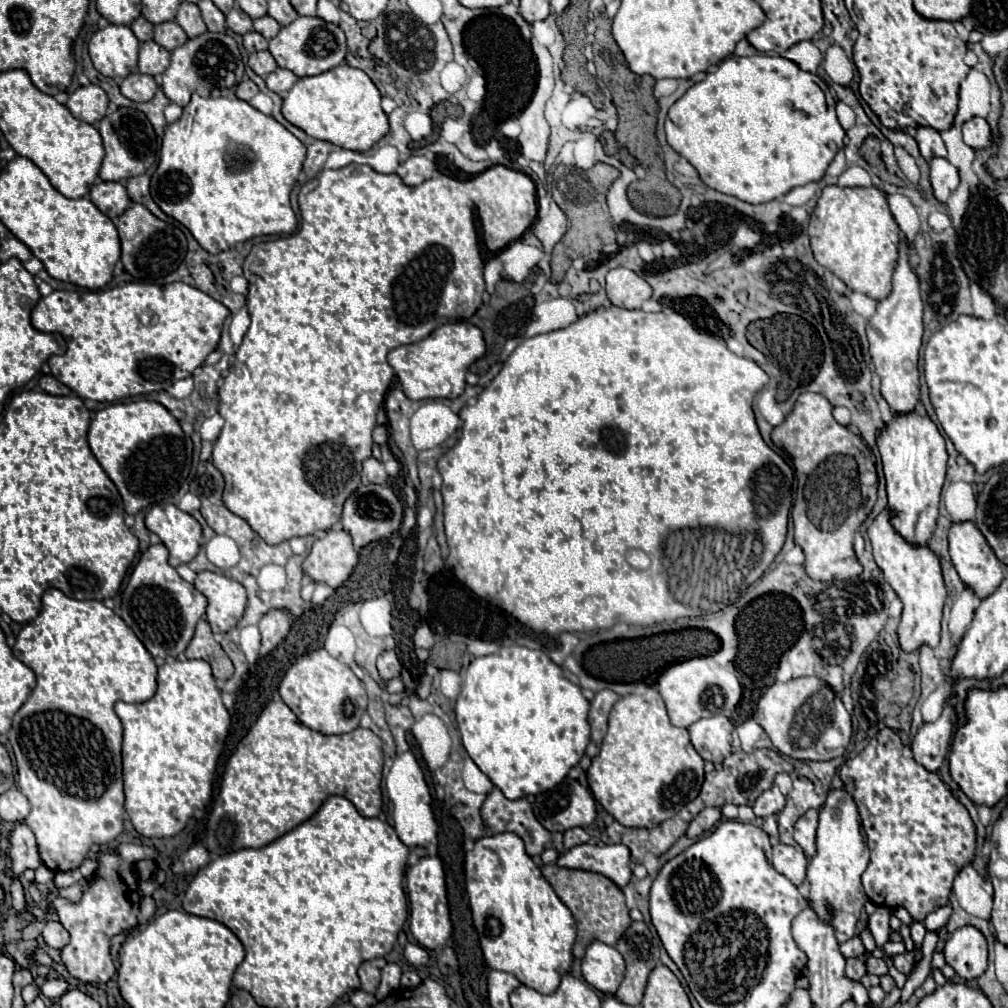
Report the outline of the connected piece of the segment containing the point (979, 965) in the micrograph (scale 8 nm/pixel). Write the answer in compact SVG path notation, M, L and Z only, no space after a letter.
M962 926L948 936L944 956L962 980L974 980L986 970L988 942L978 928Z

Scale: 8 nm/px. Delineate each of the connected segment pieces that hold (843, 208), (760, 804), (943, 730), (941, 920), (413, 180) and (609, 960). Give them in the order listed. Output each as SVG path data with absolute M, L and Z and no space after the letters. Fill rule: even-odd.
M826 186L810 214L808 235L818 264L836 274L850 290L868 294L874 300L890 294L900 228L888 208L886 196L878 188Z
M772 786L770 790L762 792L762 796L758 796L754 804L754 814L764 818L764 816L778 814L782 808L784 808L784 794L776 786Z
M950 696L946 700L942 716L936 722L924 724L912 740L914 760L930 772L938 772L938 768L942 766L942 762L948 754L948 744L952 738L952 724L956 722L954 702L956 702L956 698Z
M950 904L936 908L936 910L934 910L932 914L928 914L926 920L924 920L926 930L940 930L940 928L944 928L946 922L948 922L948 918L950 918L950 914L952 914Z
M426 147L414 150L412 155L406 162L402 162L398 166L398 170L396 170L396 174L402 178L402 182L406 186L418 186L418 184L422 184L436 170L436 166L434 166L435 154L430 152ZM430 160L434 162L430 162Z
M594 940L582 958L582 976L602 994L614 994L624 978L624 958L612 946Z

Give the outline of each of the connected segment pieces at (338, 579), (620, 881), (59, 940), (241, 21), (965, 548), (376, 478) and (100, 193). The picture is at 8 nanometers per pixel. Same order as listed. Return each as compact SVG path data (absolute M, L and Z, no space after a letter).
M326 530L324 536L312 544L304 560L304 572L316 582L338 588L352 574L356 560L358 554L352 536L346 530Z
M580 844L564 852L556 864L564 868L580 868L602 874L610 878L618 888L624 888L632 878L630 850L624 844L612 846Z
M46 922L42 936L44 936L44 942L56 950L60 950L68 940L68 932L62 928L60 922Z
M234 6L234 8L226 14L226 24L228 24L228 28L230 28L232 32L236 32L236 34L246 34L246 32L252 30L252 20L250 20L250 16L248 16L246 12L242 12L242 8L238 8L238 6Z
M972 520L952 524L950 532L948 532L948 542L950 542L950 558L956 566L962 582L968 588L972 588L980 598L986 598L990 592L994 592L994 588L998 588L998 584L1002 582L1004 570L1002 570L1002 562L996 558L994 550L986 542L986 538L978 530L978 526Z
M370 456L370 458L366 458L364 462L362 462L362 482L364 484L368 484L368 482L386 482L388 480L388 474L386 474L386 470L384 470L384 464L380 462L380 460L376 460L374 456Z
M98 182L98 184L94 184L90 190L90 200L110 220L118 218L130 206L130 198L126 194L126 188L120 182Z

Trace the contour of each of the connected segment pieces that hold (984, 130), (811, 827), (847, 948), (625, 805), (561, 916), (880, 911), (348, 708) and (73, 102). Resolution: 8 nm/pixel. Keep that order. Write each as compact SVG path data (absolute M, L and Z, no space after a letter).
M984 118L968 120L962 126L962 134L964 134L964 142L974 150L984 150L992 144L992 130Z
M808 810L804 816L798 818L798 822L794 824L794 840L796 844L804 850L804 854L810 858L816 854L816 846L814 846L814 836L816 836L816 826L818 826L818 812L816 810Z
M852 936L848 942L844 942L844 944L840 946L840 952L842 952L842 956L844 956L846 960L850 960L850 958L862 956L862 954L866 952L866 948L864 948L860 936Z
M648 690L642 696L630 694L614 704L608 720L608 732L600 746L600 754L592 758L592 764L588 768L588 786L608 814L612 814L624 826L654 828L664 820L676 816L682 806L692 802L698 796L702 782L704 760L694 750L688 730L672 726L666 714L664 700L656 690Z
M512 832L482 836L476 840L474 850L466 854L464 860L466 874L466 892L472 910L472 922L480 936L480 948L484 960L490 968L514 974L524 986L534 988L542 994L554 992L558 980L572 966L572 944L576 938L576 922L572 912L560 902L548 880L542 876L540 868L526 854L522 838Z
M878 906L876 912L868 918L868 928L870 928L870 932L872 932L878 948L884 948L884 944L890 938L890 924L888 924L890 914L892 912L886 906Z
M318 648L292 664L282 678L278 692L304 726L326 736L338 736L358 728L360 716L368 704L364 684L356 678L350 666L332 658L324 648Z
M80 86L78 90L74 90L66 102L66 108L72 112L74 118L92 124L92 122L100 122L106 116L106 108L108 108L108 96L106 92L96 86Z

